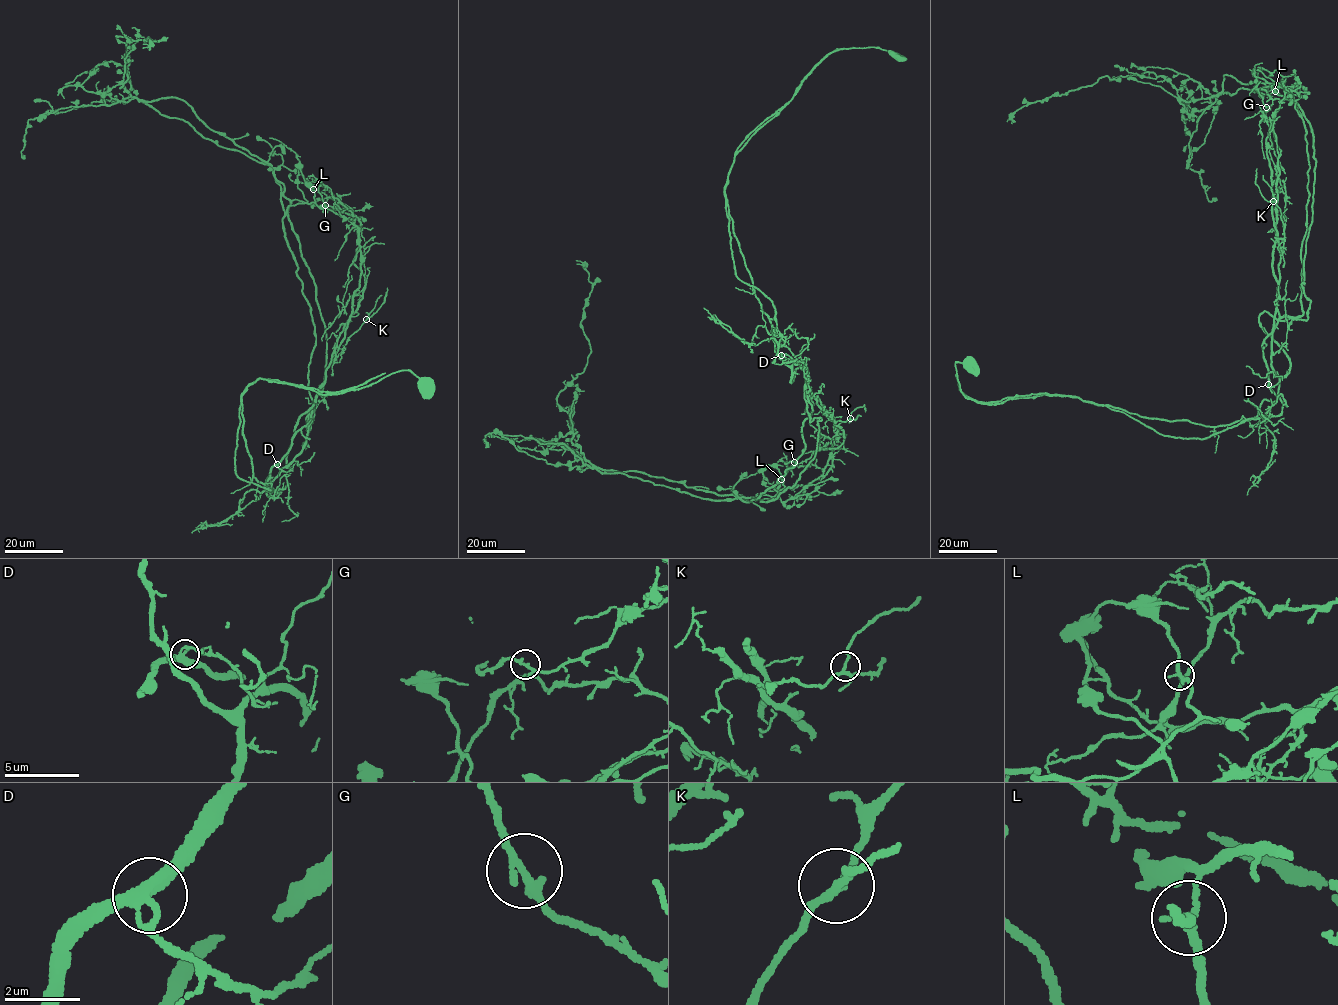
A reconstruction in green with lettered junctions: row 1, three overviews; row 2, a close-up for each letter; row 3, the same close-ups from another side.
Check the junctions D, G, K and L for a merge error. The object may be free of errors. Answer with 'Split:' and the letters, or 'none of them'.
Split: L

